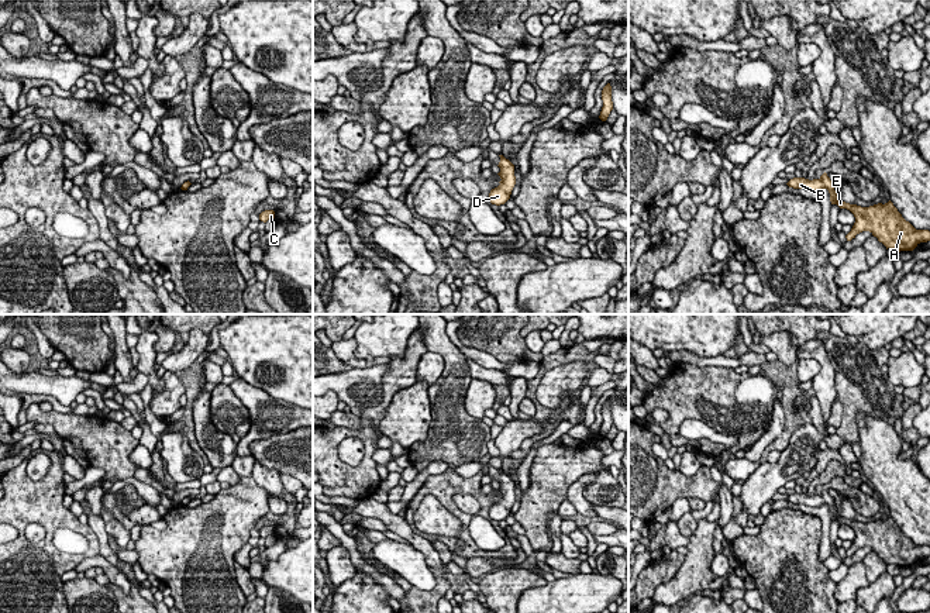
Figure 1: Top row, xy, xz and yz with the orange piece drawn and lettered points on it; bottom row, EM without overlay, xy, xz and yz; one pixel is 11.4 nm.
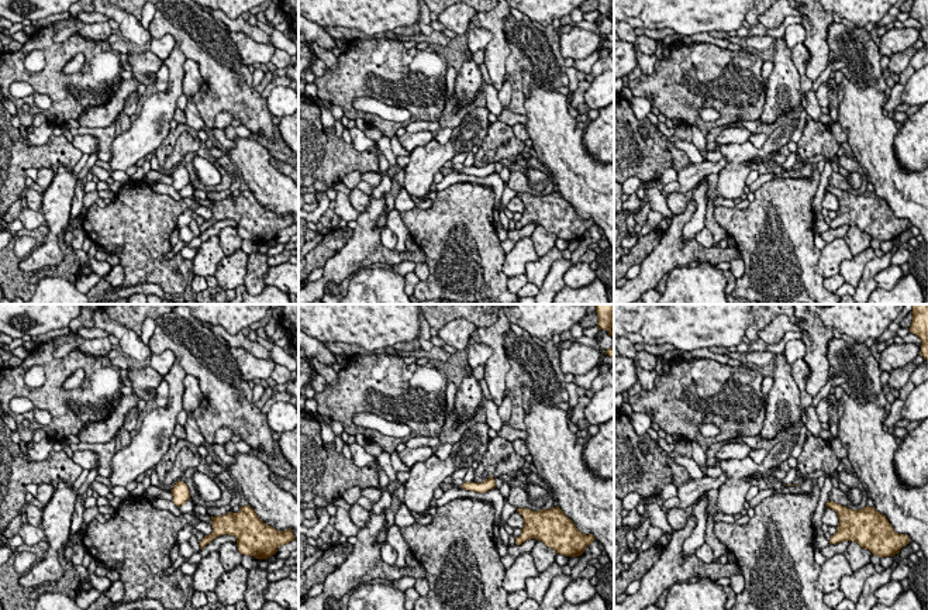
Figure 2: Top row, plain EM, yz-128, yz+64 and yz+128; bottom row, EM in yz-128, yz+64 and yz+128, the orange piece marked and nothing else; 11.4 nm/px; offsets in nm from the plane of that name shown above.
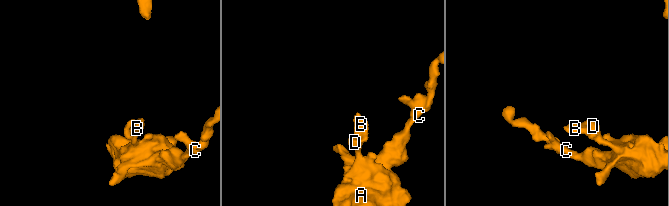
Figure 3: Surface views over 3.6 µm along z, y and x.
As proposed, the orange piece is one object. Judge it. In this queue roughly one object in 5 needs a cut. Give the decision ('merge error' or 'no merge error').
no merge error

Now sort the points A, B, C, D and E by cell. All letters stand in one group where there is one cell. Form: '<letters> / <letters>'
A B C D E

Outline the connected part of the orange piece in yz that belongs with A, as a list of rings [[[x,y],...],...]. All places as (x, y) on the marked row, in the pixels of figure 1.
[[[826,172],[819,179],[809,180],[805,178],[793,178],[786,185],[793,189],[813,192],[827,189],[831,204],[850,210],[855,217],[851,231],[845,235],[847,241],[851,241],[862,231],[869,231],[886,247],[886,249],[895,248],[899,252],[913,251],[920,242],[930,241],[930,231],[916,230],[902,217],[891,200],[885,204],[878,203],[869,207],[861,207],[843,202],[834,190],[834,183]]]

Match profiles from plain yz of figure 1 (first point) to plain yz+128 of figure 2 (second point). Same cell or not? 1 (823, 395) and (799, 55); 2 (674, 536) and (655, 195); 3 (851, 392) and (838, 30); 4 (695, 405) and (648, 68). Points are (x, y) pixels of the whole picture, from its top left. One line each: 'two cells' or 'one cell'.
1: two cells
2: one cell
3: one cell
4: two cells

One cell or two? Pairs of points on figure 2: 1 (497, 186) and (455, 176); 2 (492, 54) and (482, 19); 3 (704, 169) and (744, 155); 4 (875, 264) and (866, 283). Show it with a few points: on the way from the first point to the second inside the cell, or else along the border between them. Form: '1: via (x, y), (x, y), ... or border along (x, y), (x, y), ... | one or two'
1: via (487, 181), (465, 178) | one
2: via (496, 45), (496, 33), (490, 27) | one
3: border along (723, 155), (725, 165), (718, 173) | two
4: via (872, 268), (868, 279) | one

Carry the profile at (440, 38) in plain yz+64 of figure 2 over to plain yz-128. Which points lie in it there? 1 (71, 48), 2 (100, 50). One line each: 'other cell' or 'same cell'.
1: other cell
2: other cell

